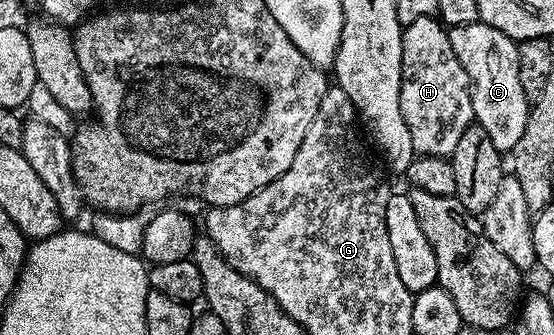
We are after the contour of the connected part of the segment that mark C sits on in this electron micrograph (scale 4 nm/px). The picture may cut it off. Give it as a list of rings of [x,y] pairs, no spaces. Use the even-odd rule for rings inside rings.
[[[482,22],[457,26],[448,31],[447,37],[453,46],[453,54],[457,54],[461,66],[465,66],[465,74],[469,74],[471,79],[474,123],[482,128],[483,133],[489,138],[489,142],[493,142],[493,146],[497,146],[499,153],[511,153],[517,146],[521,134],[525,132],[525,122],[529,111],[529,97],[523,92],[519,74],[519,44],[501,30]]]

